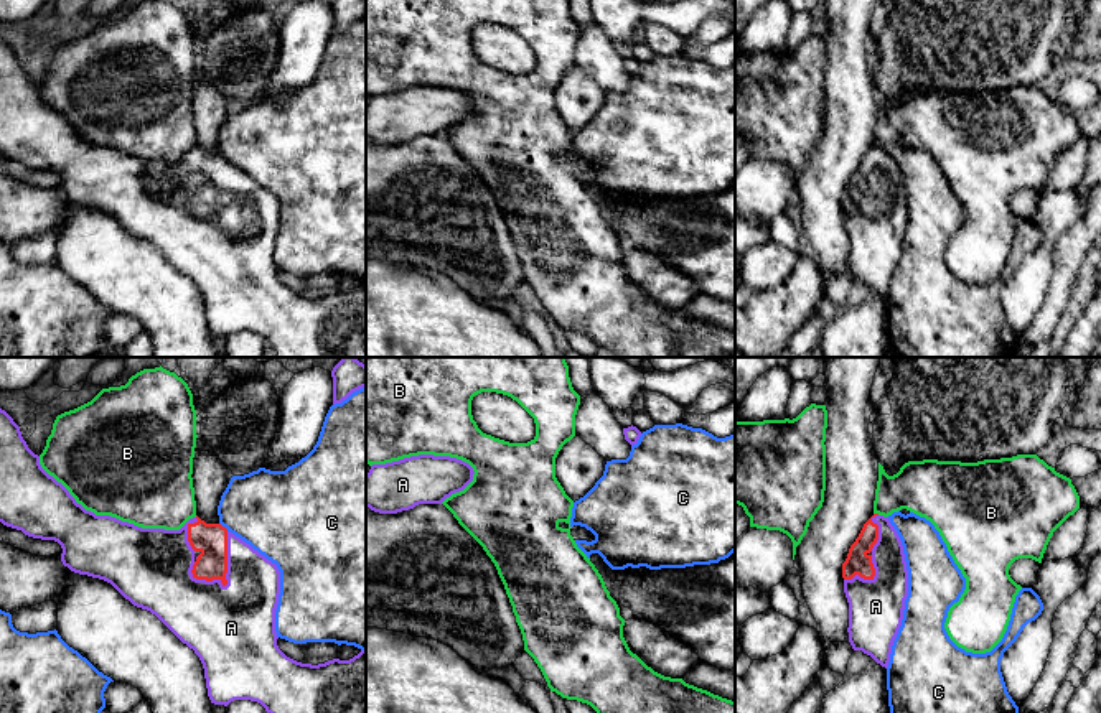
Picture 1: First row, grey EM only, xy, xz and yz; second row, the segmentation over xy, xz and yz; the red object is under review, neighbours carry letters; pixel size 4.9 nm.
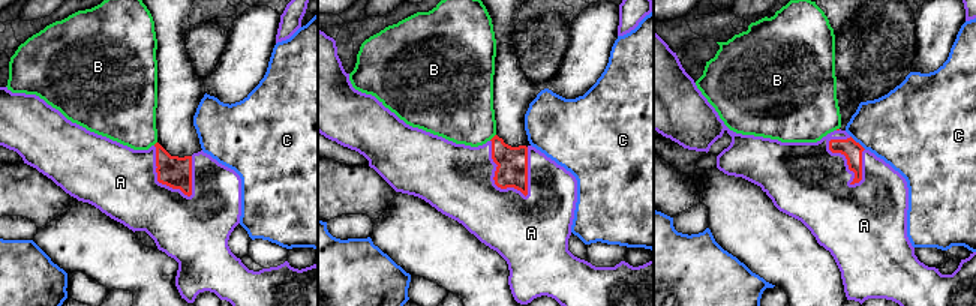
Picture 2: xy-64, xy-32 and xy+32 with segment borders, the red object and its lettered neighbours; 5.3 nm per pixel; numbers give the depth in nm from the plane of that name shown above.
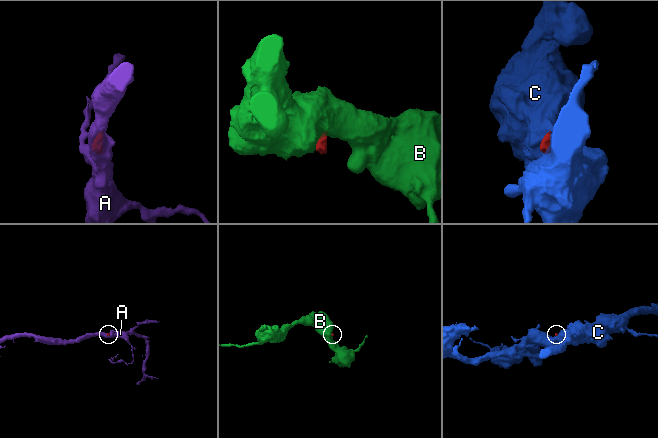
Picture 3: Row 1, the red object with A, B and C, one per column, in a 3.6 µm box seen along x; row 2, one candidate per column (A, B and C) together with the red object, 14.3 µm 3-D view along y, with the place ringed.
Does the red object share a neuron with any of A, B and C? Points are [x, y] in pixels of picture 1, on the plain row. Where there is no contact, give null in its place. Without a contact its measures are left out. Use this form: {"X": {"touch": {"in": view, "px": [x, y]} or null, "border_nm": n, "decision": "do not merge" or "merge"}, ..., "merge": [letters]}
{"A": {"touch": {"in": "xy", "px": [224, 206]}, "border_nm": 280, "decision": "merge"}, "B": {"touch": {"in": "yz", "px": [877, 145]}, "border_nm": 30, "decision": "do not merge"}, "C": {"touch": {"in": "xy", "px": [224, 158]}, "border_nm": 60, "decision": "do not merge"}, "merge": ["A"]}

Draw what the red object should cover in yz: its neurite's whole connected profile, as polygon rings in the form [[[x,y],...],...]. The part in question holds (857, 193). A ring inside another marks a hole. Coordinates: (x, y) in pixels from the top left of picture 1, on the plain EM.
[[[874,145],[842,194],[849,234],[849,273],[888,298],[908,227],[908,201],[902,171],[888,148]]]

